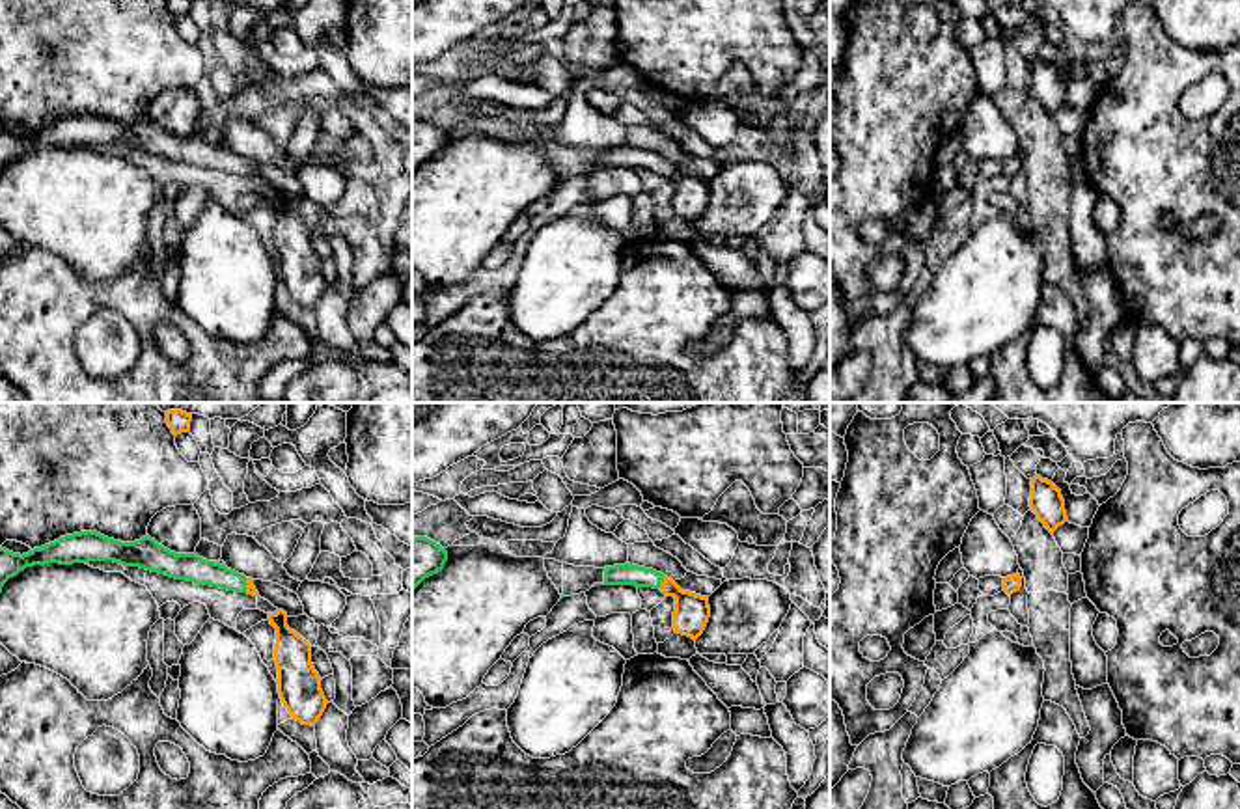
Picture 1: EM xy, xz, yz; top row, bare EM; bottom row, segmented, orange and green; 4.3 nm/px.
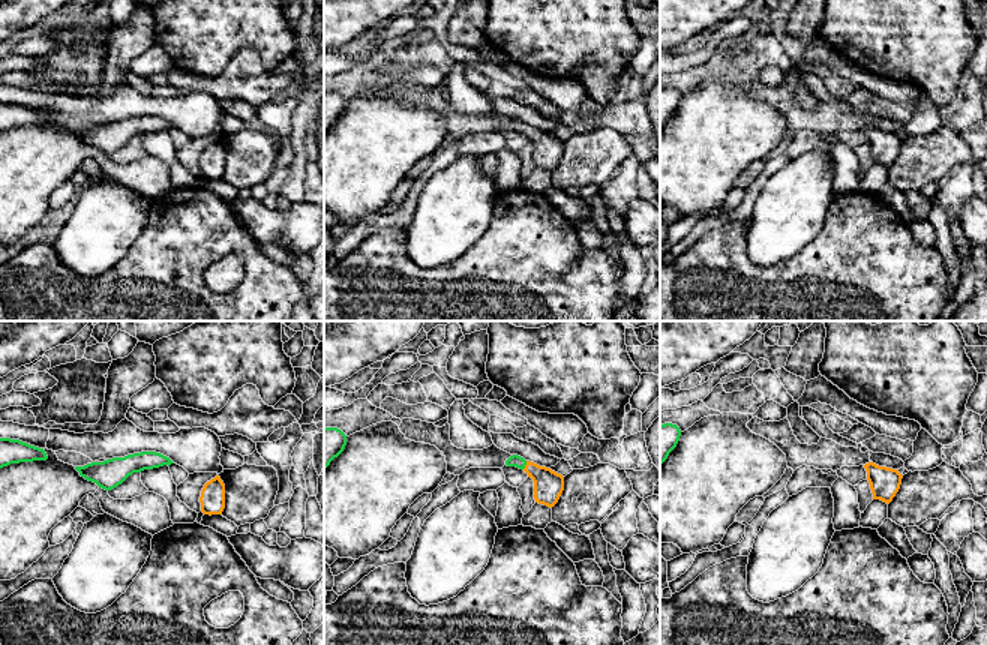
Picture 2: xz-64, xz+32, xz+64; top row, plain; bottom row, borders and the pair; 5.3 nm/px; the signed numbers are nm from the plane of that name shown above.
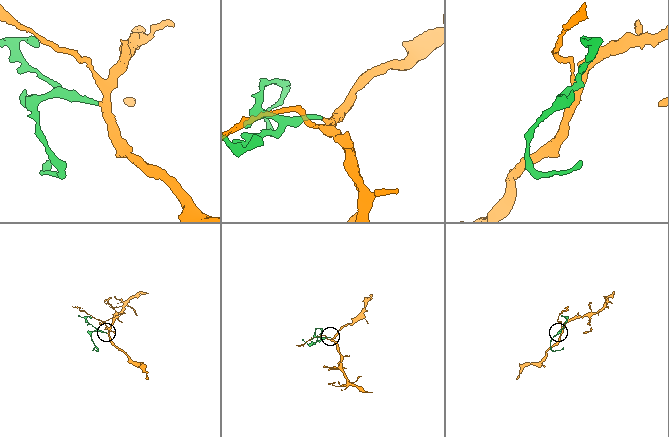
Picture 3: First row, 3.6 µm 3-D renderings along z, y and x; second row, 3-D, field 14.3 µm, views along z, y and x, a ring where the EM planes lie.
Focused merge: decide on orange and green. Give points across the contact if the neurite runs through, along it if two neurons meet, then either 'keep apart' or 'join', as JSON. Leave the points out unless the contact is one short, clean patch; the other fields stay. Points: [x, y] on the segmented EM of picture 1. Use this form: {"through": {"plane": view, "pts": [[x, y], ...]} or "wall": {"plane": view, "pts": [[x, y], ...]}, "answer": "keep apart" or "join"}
{"through": {"plane": "xz", "pts": [[692, 612], [662, 582], [620, 575]]}, "answer": "join"}

